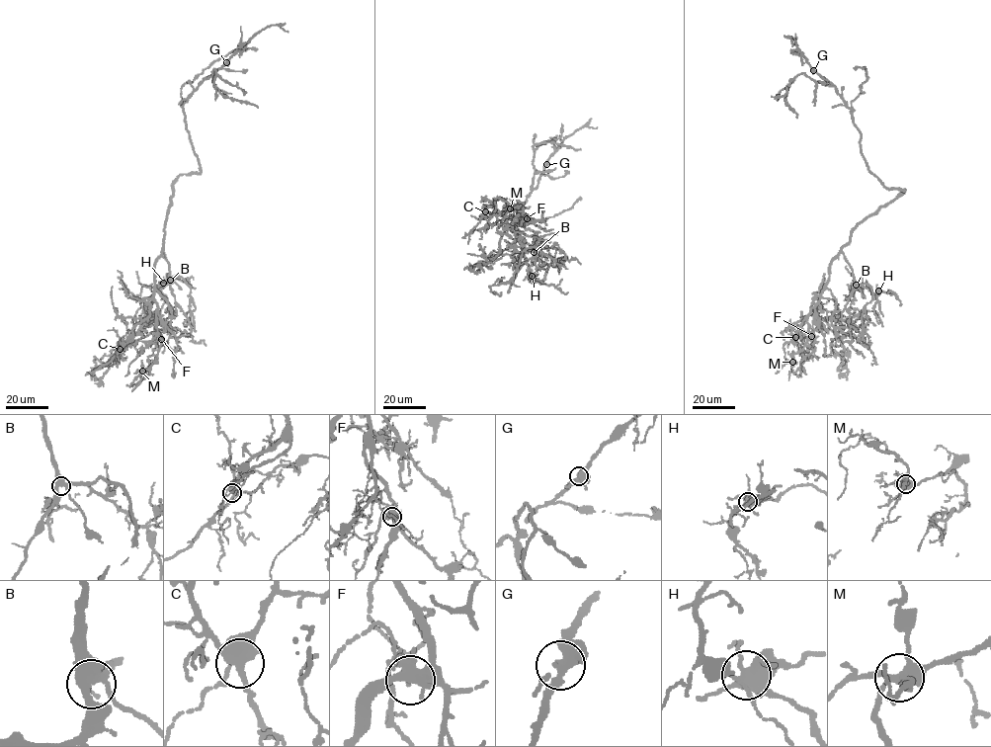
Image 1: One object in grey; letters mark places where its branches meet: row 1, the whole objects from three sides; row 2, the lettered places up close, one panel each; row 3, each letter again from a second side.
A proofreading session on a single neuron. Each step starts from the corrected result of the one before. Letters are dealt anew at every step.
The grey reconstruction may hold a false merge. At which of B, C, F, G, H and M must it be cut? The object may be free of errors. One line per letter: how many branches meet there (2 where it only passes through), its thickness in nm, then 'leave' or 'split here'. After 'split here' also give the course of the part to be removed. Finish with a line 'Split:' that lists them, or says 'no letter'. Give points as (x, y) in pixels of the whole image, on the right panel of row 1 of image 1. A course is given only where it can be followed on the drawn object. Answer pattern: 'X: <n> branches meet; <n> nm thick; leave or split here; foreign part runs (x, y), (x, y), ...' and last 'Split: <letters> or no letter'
B: 4 branches meet; 440 nm thick; leave
C: 4 branches meet; 500 nm thick; leave
F: 9 branches meet; 440 nm thick; leave
G: 5 branches meet; 440 nm thick; leave
H: 7 branches meet; 480 nm thick; leave
M: 5 branches meet; 400 nm thick; leave
Split: no letter

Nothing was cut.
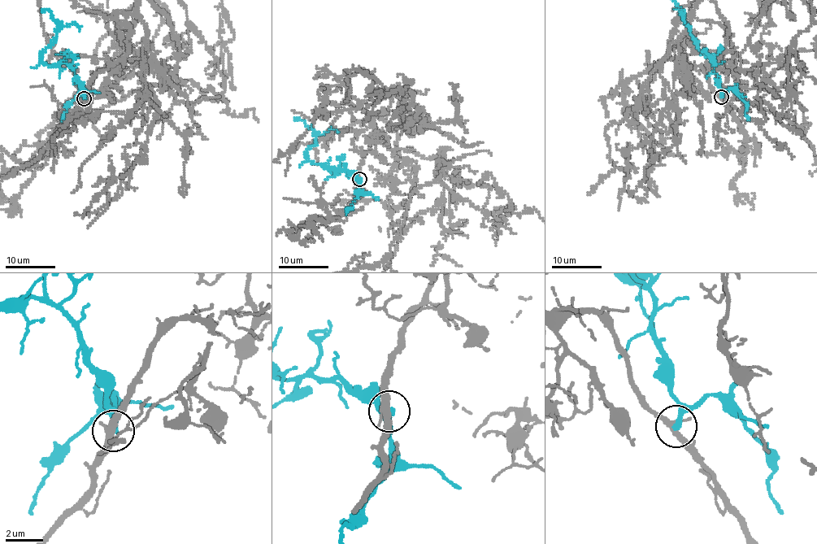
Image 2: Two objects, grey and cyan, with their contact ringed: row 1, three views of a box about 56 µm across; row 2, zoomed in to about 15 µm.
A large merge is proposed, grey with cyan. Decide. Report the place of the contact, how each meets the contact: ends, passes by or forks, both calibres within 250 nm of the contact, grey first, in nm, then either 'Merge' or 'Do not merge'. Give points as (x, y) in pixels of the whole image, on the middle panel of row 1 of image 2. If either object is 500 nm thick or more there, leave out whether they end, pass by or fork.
Place: (359, 179). At the ring grey passes by. At the ring cyan ends. Thickness 360 nm (grey) against 320 nm. Do not merge

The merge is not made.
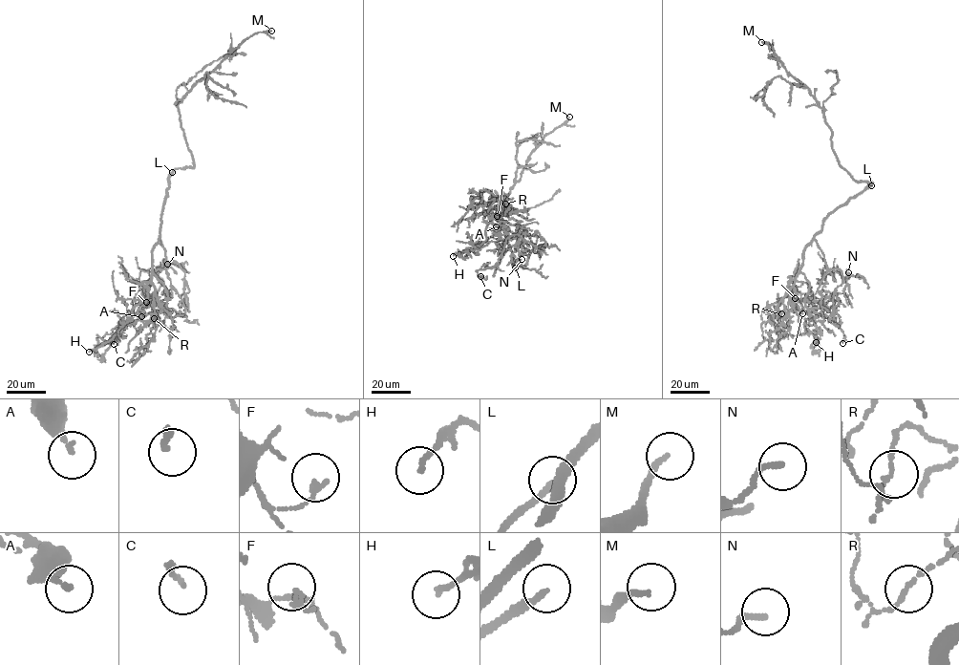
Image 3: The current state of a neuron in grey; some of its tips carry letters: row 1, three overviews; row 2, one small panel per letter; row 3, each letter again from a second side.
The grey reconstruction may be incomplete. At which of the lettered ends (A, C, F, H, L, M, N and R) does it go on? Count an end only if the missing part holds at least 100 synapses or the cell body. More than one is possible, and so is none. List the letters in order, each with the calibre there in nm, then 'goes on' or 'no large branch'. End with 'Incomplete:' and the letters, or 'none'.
A: calibre 140 nm; no large branch
C: calibre 170 nm; no large branch
F: calibre 180 nm; no large branch
H: calibre 160 nm; no large branch
L: calibre 190 nm; goes on
M: calibre 170 nm; no large branch
N: calibre 170 nm; no large branch
R: calibre 110 nm; no large branch
Incomplete: L

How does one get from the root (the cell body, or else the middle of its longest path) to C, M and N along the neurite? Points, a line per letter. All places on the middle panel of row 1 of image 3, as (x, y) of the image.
C: (517, 266), (497, 216), (519, 222), (520, 229), (495, 266), (478, 270), (480, 276)
M: (517, 266), (525, 264), (533, 244), (528, 231), (507, 216), (501, 208), (503, 202), (532, 151), (569, 117)
N: (517, 266), (512, 261), (503, 223), (519, 240), (512, 260), (522, 259)

